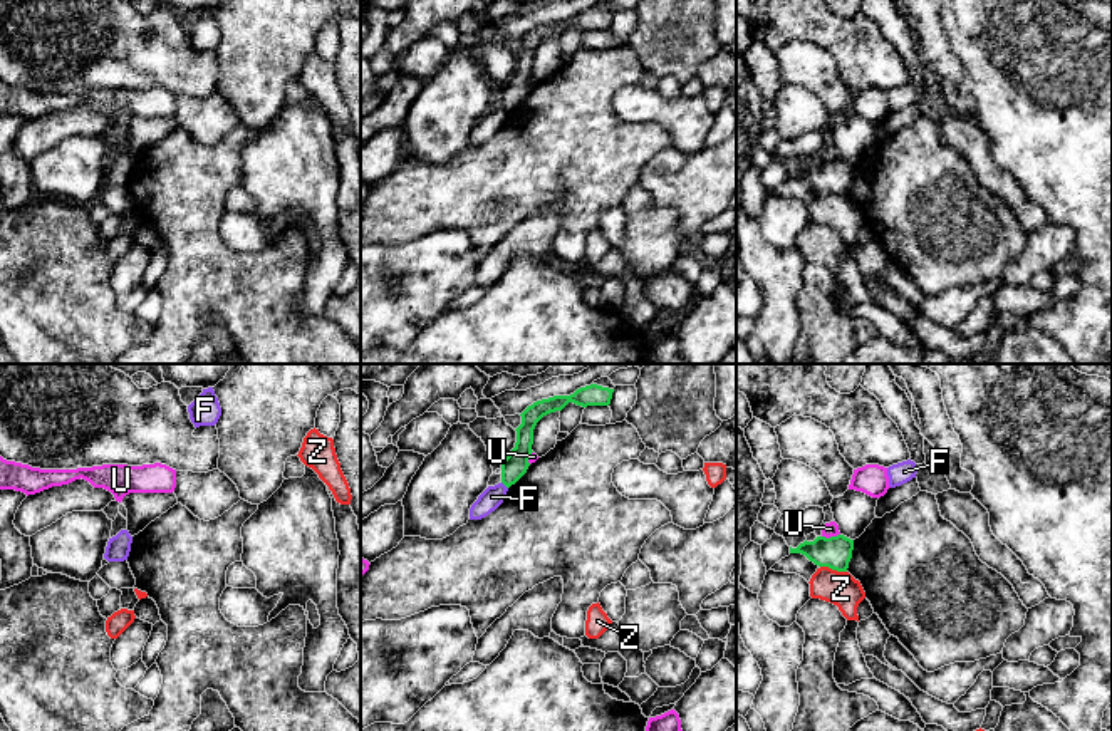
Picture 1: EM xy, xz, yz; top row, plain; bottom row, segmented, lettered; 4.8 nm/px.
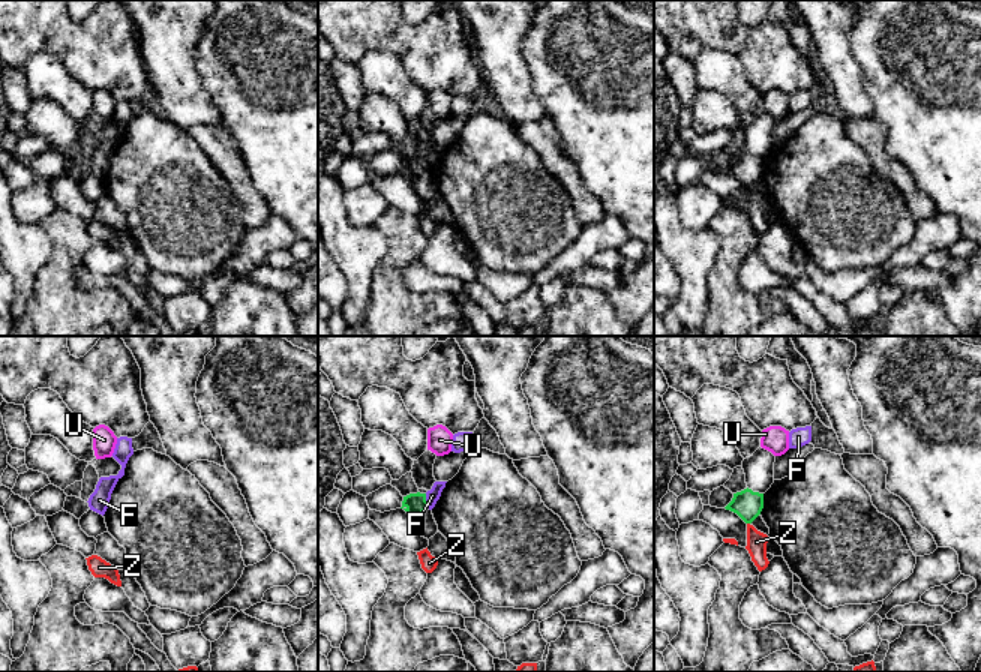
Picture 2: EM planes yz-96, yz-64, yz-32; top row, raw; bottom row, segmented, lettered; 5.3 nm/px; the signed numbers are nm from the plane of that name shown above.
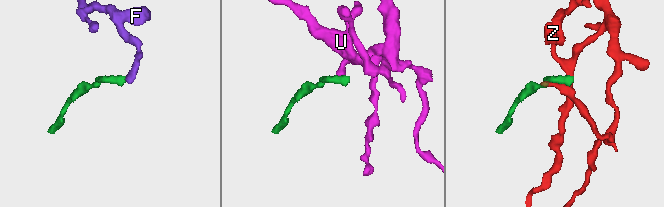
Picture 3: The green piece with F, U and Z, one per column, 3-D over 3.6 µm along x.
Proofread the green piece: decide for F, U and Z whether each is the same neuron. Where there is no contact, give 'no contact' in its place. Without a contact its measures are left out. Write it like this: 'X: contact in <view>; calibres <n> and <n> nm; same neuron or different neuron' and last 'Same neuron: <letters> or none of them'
F: contact in xz; calibres 120 and 100 nm; different neuron
U: contact in yz; calibres 160 and 70 nm; different neuron
Z: contact in yz; calibres 160 and 160 nm; different neuron
Same neuron: none of them

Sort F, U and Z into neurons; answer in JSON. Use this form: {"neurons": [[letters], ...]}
{"neurons": [["F"], ["U"], ["Z"]]}

